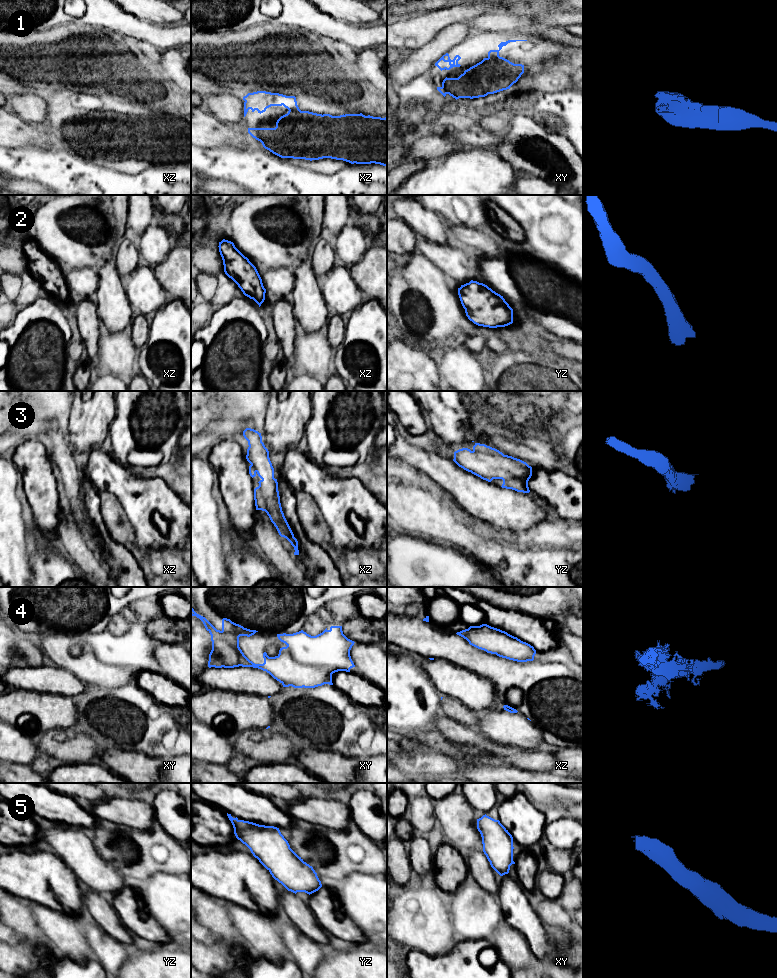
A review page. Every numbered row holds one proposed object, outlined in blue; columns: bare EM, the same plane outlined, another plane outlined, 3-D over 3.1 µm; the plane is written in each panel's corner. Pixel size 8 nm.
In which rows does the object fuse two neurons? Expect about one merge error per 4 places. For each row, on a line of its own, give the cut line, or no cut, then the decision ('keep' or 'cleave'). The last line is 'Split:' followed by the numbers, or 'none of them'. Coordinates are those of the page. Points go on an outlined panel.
1: no cut; keep
2: no cut; keep
3: no cut; keep
4: no cut; keep
5: no cut; keep
Split: none of them

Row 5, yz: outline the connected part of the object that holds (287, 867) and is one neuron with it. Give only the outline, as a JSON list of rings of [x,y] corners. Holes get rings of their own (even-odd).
[[[227,813],[231,821],[234,834],[238,840],[245,844],[255,858],[270,872],[272,877],[281,883],[288,891],[293,893],[305,892],[312,894],[321,887],[317,873],[312,866],[303,861],[291,848],[288,841],[281,834],[279,828],[274,826],[259,825],[253,822],[233,818]]]

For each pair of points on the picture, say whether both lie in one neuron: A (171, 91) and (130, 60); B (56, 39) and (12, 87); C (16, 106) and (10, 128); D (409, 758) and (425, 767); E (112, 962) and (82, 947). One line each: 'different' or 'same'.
A: same
B: different
C: different
D: same
E: different

